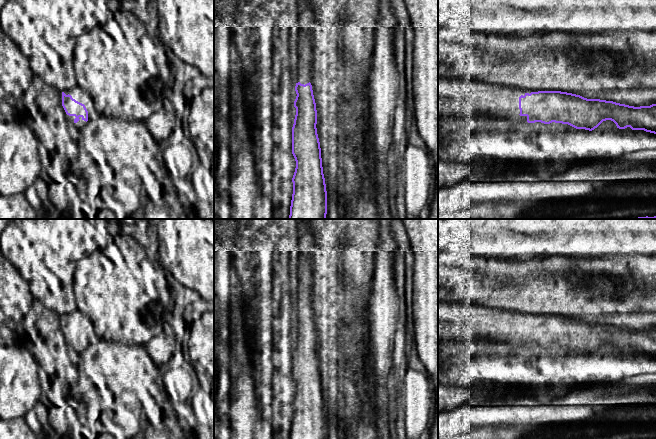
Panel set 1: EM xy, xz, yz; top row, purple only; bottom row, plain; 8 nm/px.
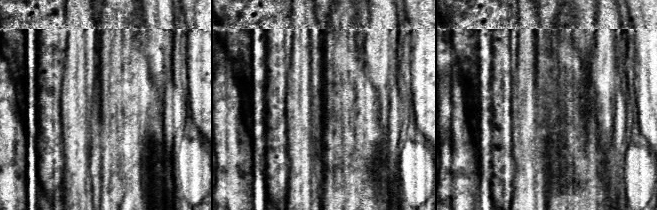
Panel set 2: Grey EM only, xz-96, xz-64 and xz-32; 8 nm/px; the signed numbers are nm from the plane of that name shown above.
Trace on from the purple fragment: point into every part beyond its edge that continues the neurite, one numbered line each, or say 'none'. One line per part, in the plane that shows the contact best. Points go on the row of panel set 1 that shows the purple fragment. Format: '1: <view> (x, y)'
1: xy (77, 93)

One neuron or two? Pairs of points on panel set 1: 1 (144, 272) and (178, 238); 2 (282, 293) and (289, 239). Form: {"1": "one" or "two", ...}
{"1": "two", "2": "one"}

